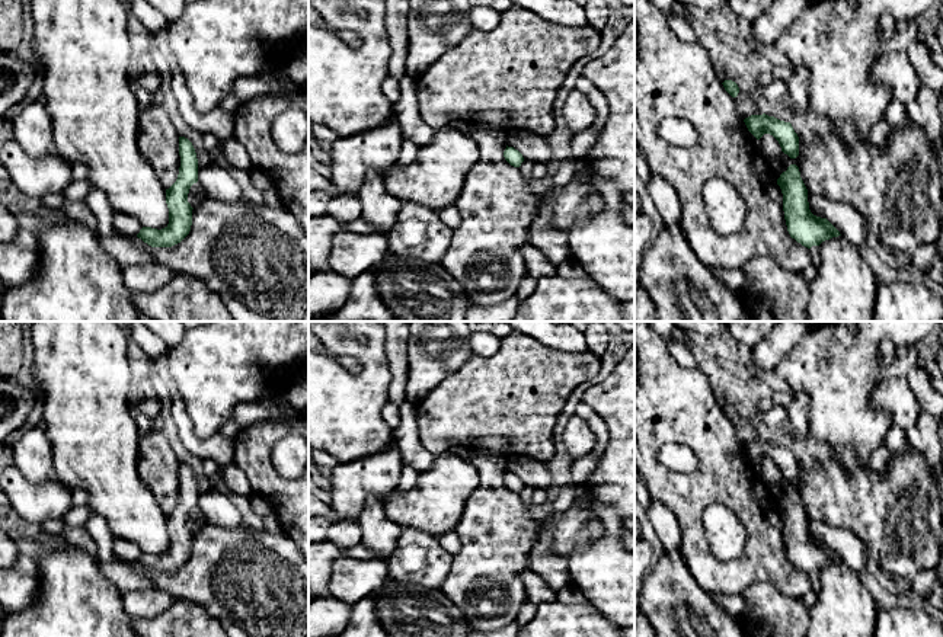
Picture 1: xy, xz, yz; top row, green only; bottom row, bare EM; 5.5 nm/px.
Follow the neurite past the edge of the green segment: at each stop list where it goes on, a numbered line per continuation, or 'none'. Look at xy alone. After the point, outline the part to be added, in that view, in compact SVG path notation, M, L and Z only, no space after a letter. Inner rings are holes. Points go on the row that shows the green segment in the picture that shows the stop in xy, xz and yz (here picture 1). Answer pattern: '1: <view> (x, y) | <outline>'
none

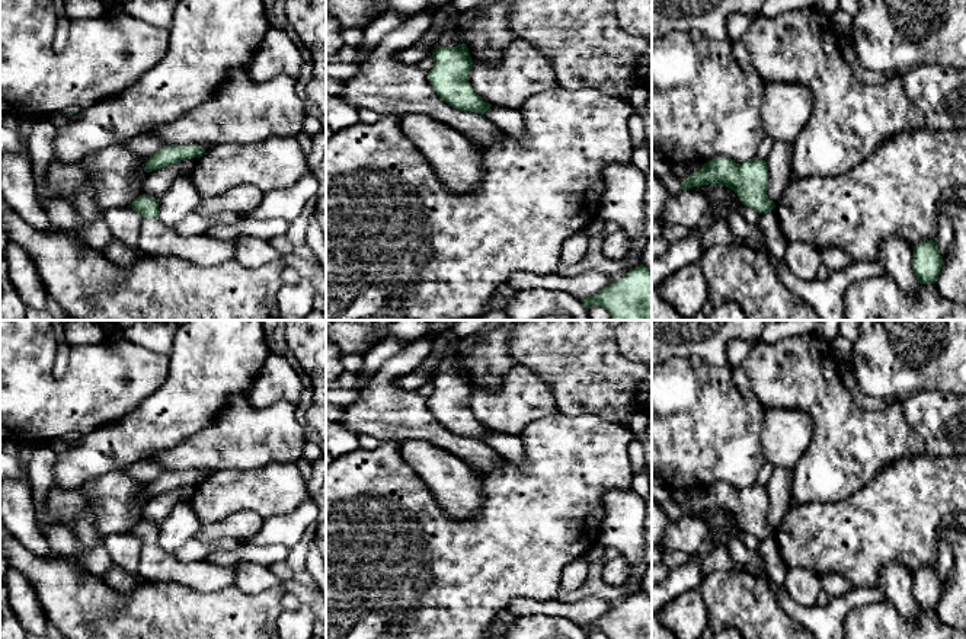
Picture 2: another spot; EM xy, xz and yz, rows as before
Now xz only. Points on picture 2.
1: xz (453, 37) | M452 28L445 31L439 41L438 45L439 47L458 47L460 44L464 42L463 33L458 28Z

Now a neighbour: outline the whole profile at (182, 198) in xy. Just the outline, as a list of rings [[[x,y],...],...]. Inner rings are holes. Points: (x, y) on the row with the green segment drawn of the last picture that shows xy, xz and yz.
[[[182,173],[173,186],[159,199],[159,218],[167,227],[175,227],[183,217],[195,211],[204,201],[192,182],[192,175]]]

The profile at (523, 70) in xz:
[[[515,38],[496,64],[473,61],[468,83],[484,102],[516,111],[531,96],[559,87],[551,61],[522,38]]]

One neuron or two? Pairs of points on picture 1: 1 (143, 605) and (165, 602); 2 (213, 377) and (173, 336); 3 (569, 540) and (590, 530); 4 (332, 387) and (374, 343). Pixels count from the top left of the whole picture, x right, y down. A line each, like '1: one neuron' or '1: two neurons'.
1: one neuron
2: two neurons
3: one neuron
4: one neuron

